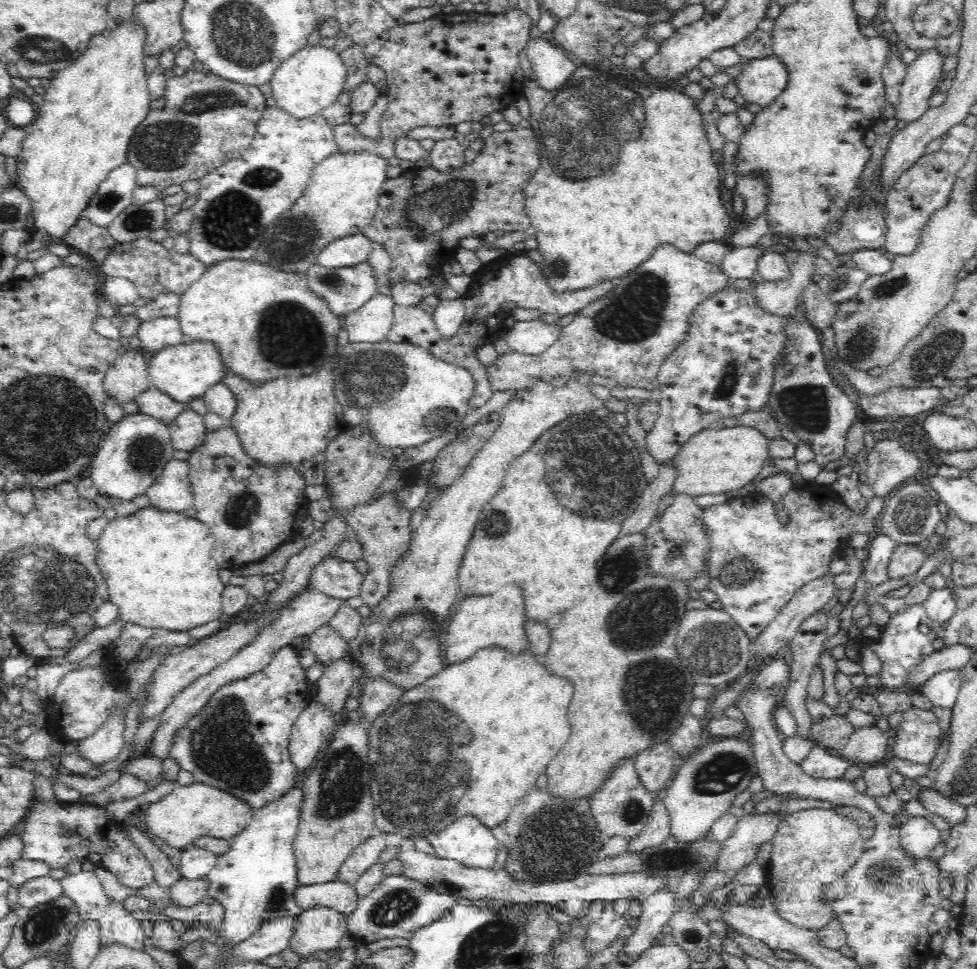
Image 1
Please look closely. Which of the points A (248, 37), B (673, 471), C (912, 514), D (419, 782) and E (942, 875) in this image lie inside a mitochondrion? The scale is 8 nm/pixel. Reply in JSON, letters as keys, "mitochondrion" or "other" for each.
{"A":"mitochondrion","B":"other","C":"mitochondrion","D":"mitochondrion","E":"other"}

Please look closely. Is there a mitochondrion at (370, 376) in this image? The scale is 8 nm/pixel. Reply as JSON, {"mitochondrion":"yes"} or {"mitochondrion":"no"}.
{"mitochondrion":"yes"}

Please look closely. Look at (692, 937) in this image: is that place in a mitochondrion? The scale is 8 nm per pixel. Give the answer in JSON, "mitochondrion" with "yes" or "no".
{"mitochondrion":"no"}

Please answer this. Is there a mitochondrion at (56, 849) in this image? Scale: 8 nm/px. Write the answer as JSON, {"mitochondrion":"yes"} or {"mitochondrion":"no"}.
{"mitochondrion":"no"}

